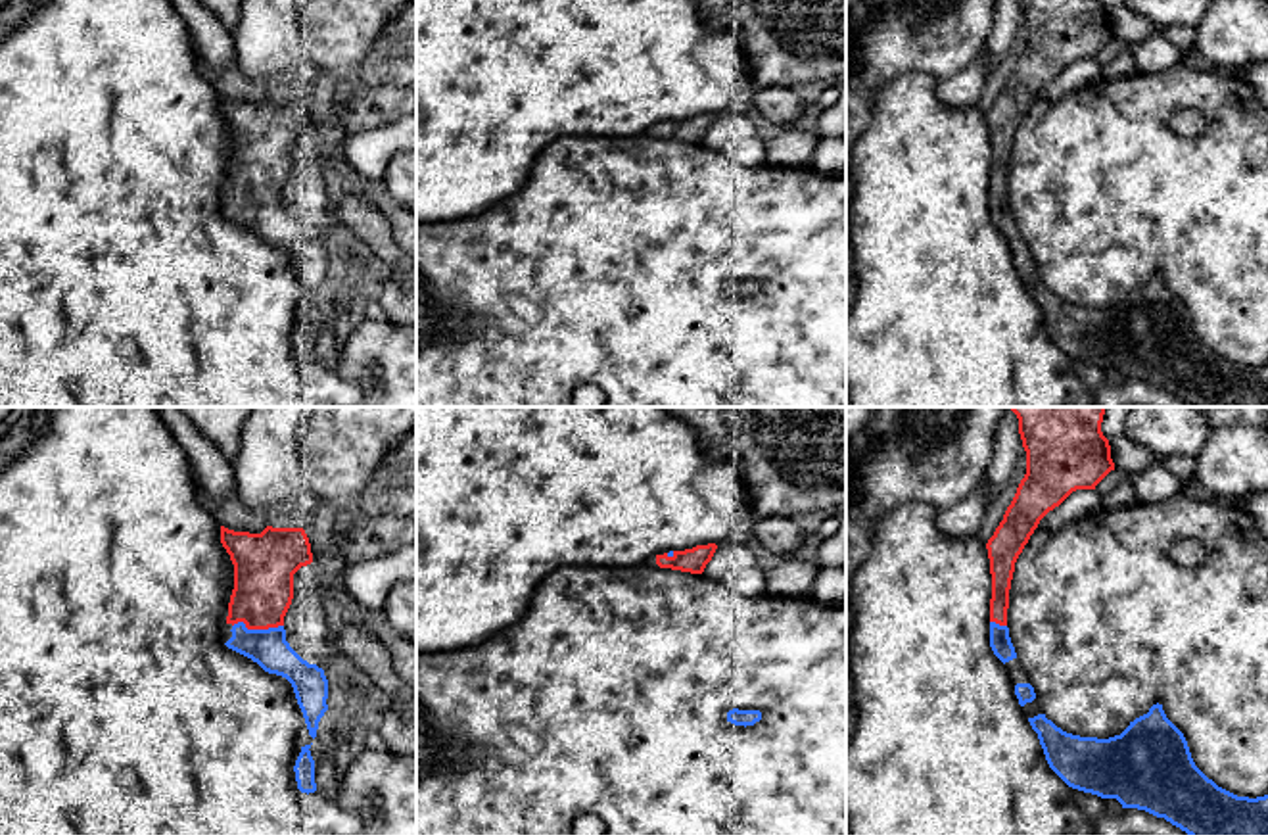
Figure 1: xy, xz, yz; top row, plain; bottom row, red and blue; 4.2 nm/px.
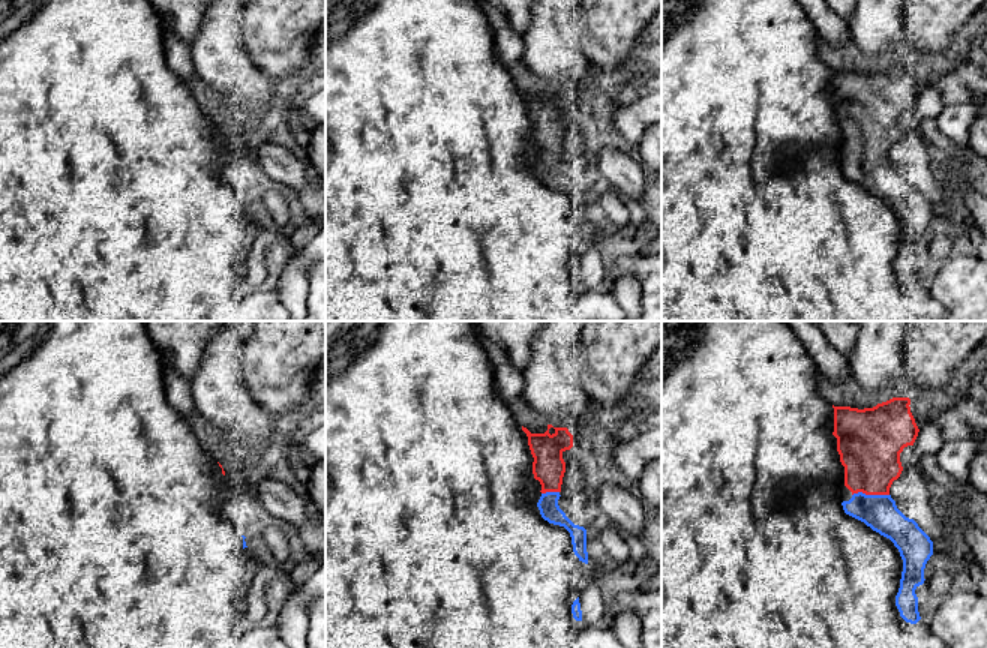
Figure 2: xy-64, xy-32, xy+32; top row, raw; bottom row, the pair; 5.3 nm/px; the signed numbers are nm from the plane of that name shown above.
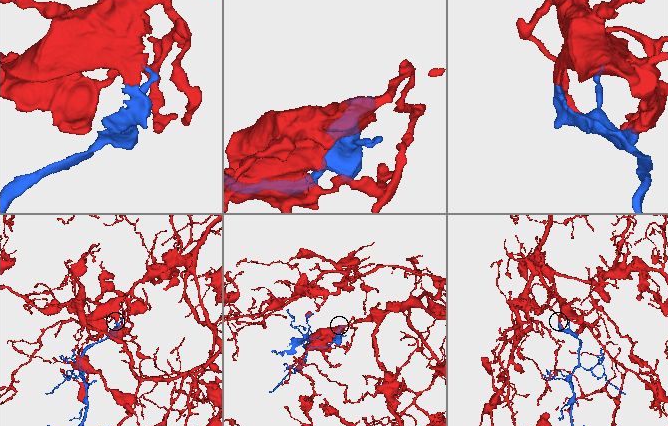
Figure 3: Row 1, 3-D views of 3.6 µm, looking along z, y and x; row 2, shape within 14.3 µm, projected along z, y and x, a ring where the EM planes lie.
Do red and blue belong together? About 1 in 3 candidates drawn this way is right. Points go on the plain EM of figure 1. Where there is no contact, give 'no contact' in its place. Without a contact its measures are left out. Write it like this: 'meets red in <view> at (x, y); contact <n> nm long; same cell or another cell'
meets red in xy at (258, 198); contact 220 nm long; same cell

